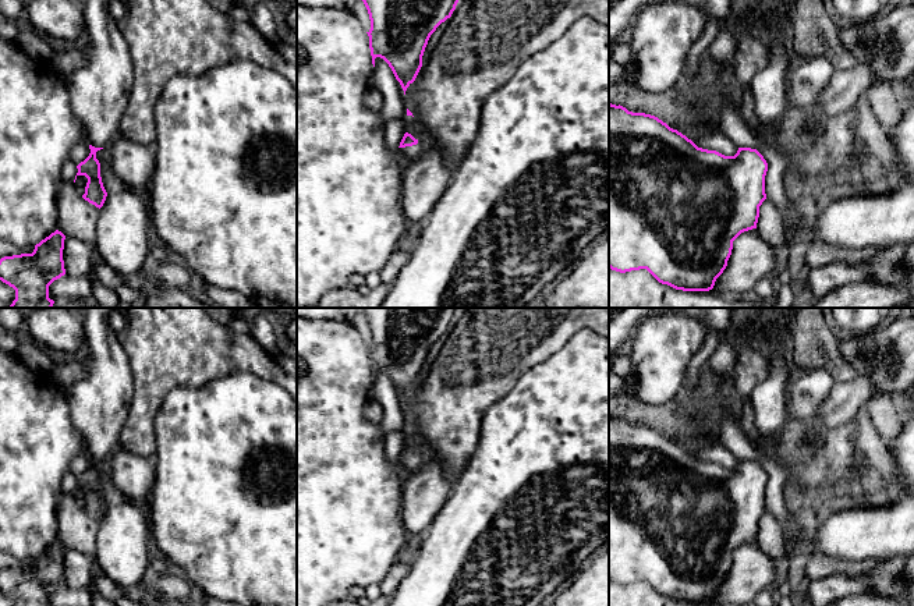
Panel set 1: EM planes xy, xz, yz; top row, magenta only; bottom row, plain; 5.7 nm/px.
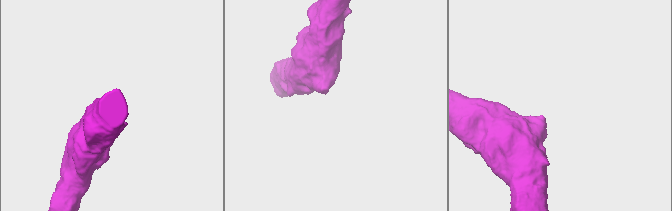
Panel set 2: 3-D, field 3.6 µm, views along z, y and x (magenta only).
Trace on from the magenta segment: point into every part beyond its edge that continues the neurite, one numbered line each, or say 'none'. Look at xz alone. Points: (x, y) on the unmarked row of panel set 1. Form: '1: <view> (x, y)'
1: xz (410, 465)

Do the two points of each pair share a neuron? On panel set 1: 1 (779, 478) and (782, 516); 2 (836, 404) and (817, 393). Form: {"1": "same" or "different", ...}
{"1": "same", "2": "different"}

